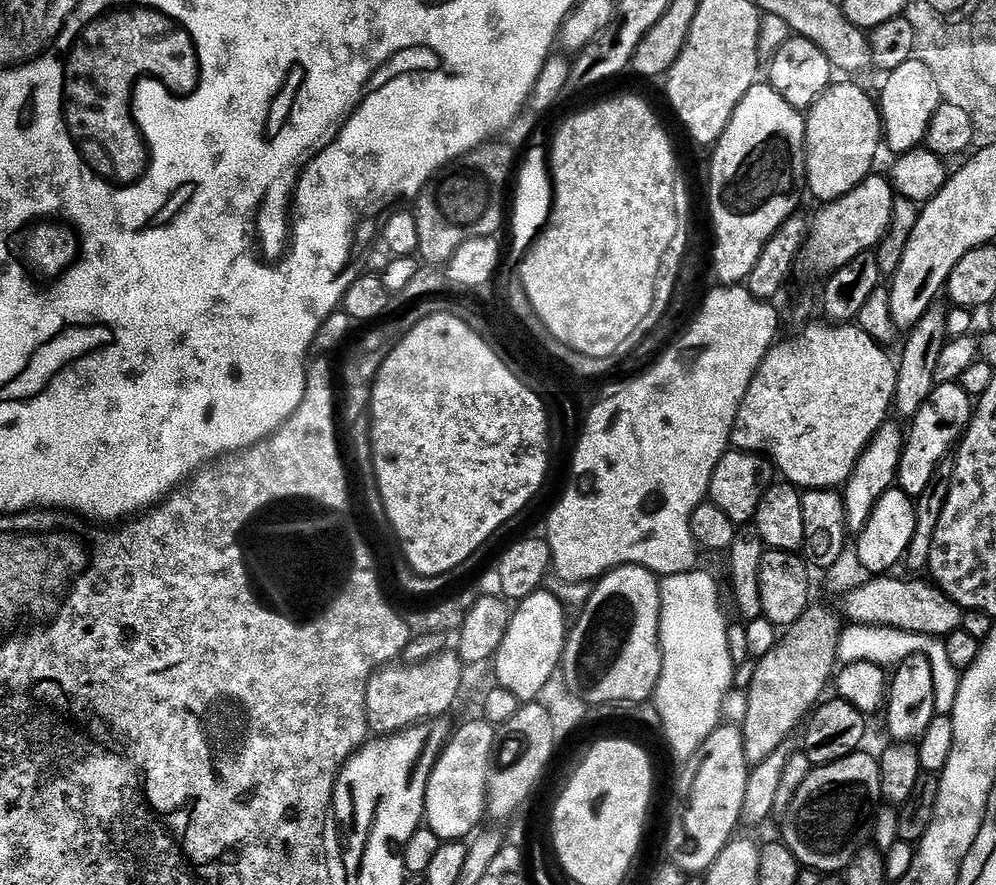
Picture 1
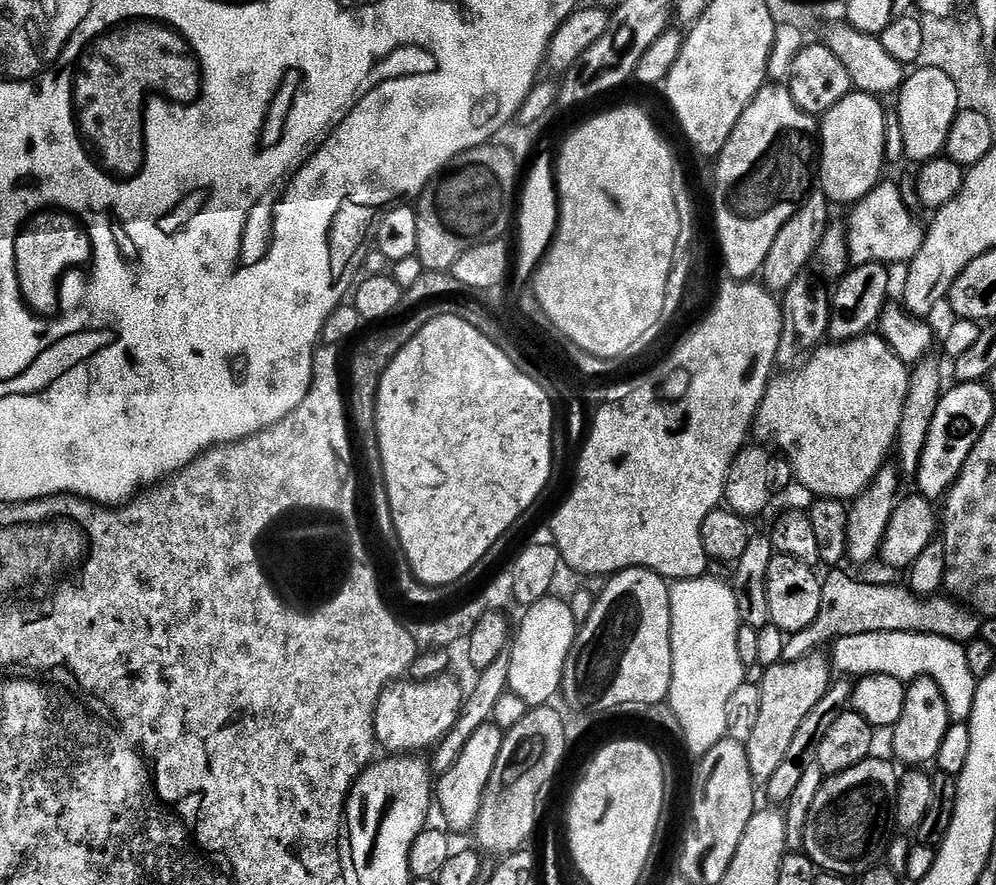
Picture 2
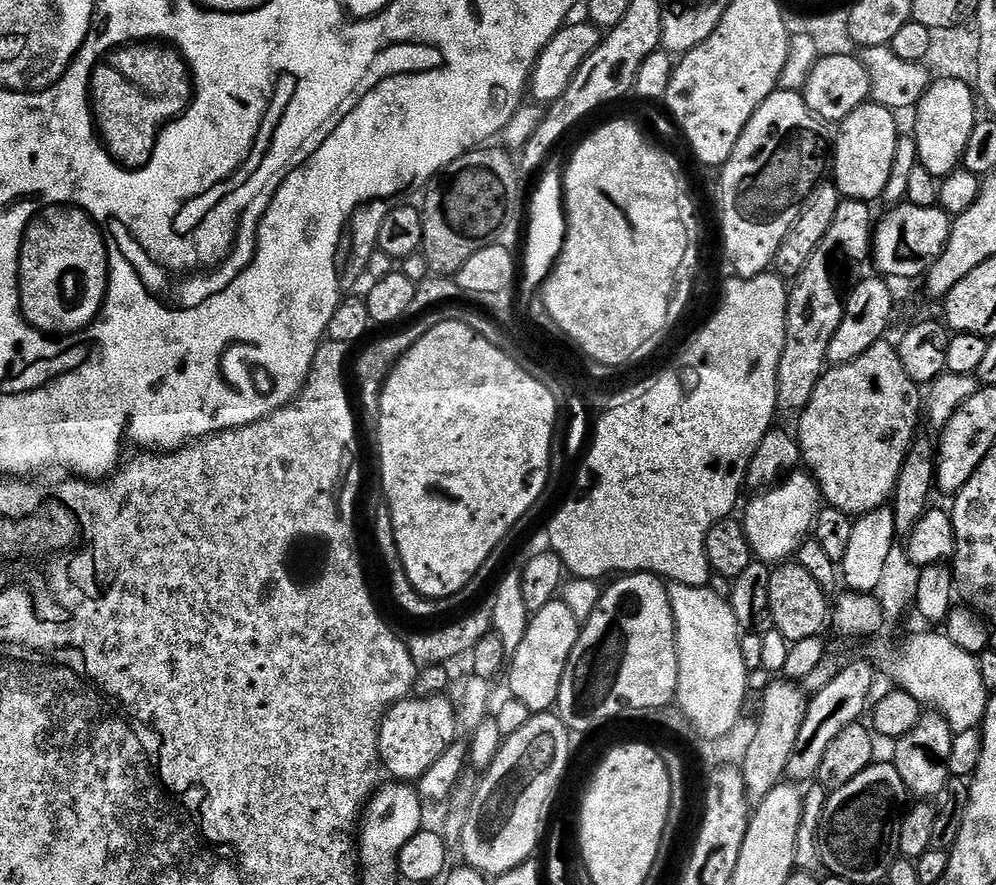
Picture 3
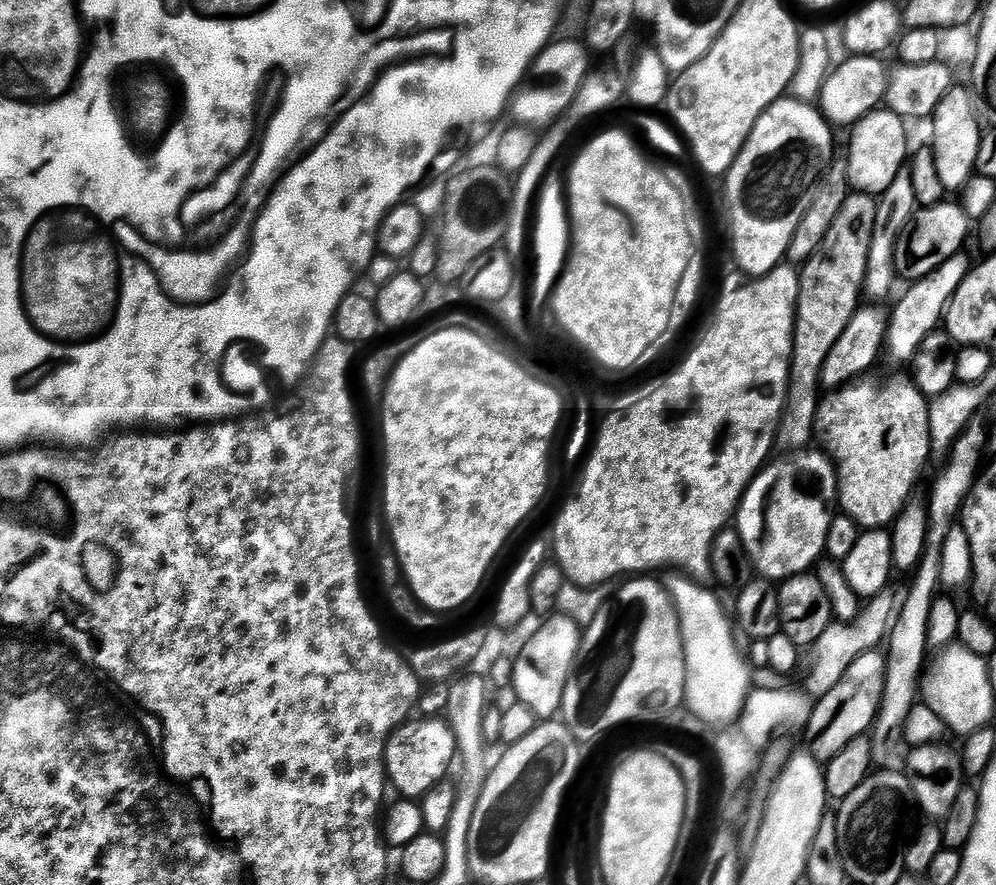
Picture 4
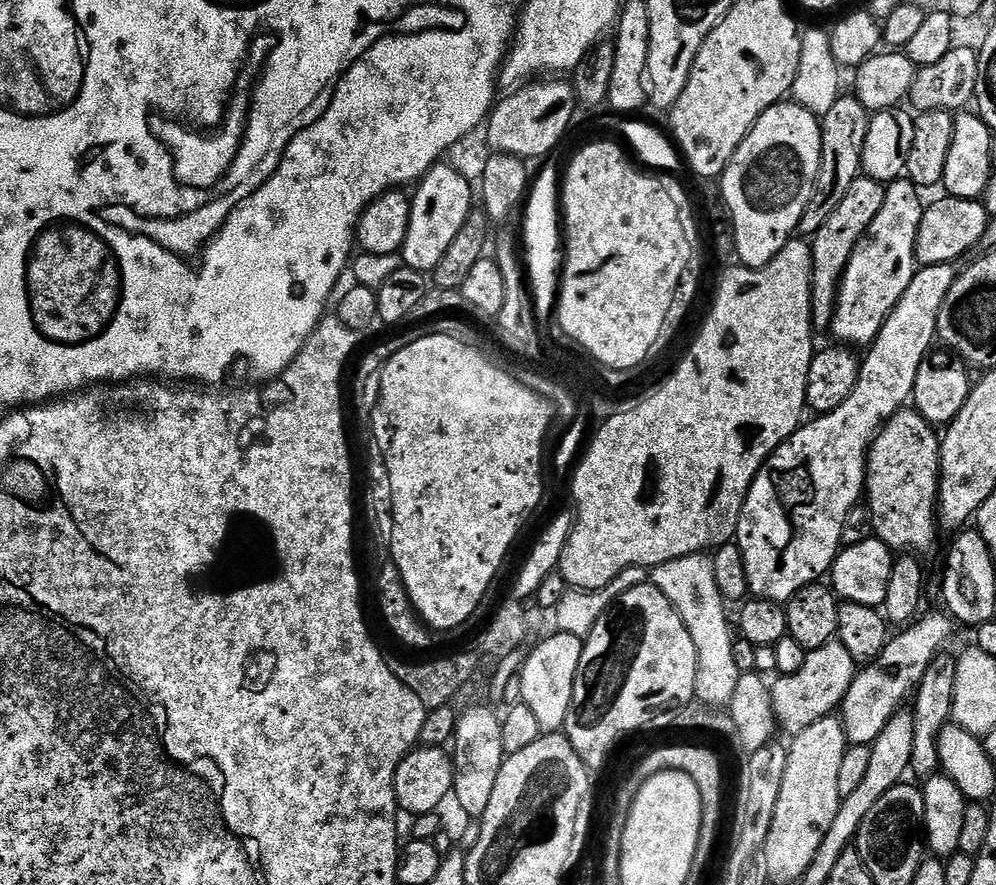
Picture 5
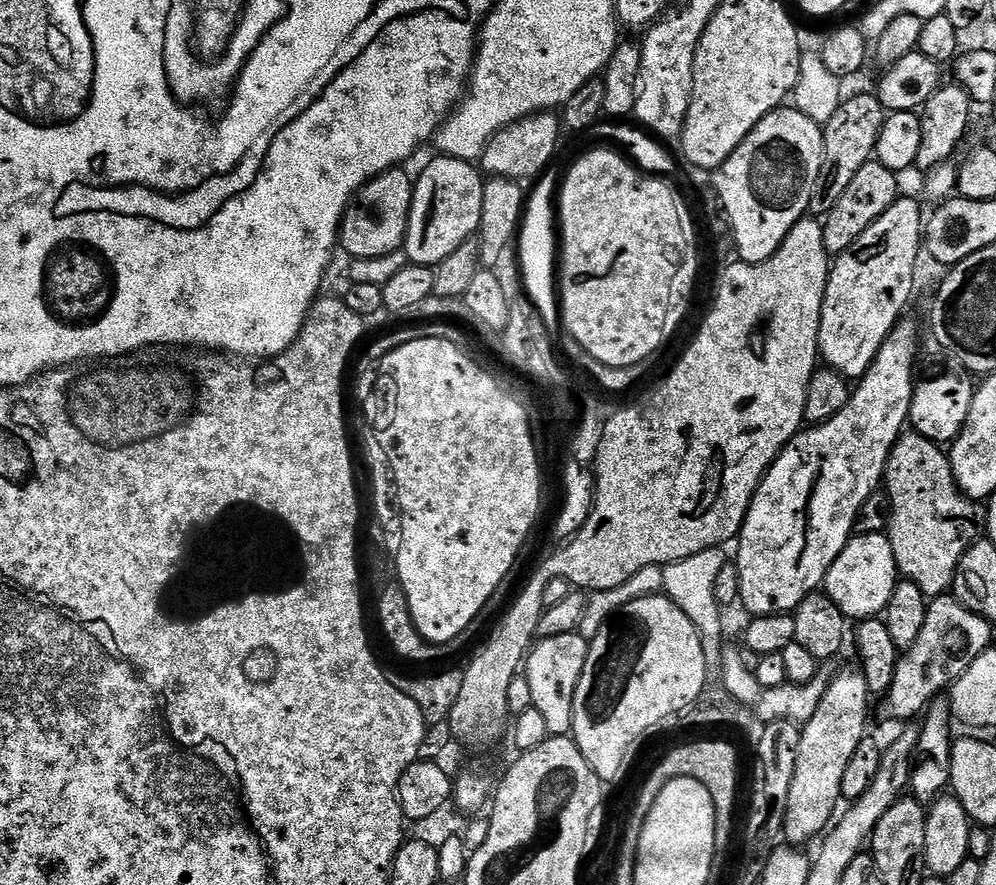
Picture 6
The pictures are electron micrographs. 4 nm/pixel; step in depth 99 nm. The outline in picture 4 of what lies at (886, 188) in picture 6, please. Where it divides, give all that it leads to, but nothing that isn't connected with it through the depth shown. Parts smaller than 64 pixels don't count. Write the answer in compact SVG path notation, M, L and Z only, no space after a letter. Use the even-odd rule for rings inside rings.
M849 191L846 202L840 204L838 214L834 218L834 222L830 222L830 230L826 230L826 238L822 238L822 246L818 246L818 250L814 250L814 254L810 254L810 258L805 260L799 269L800 289L798 290L798 302L796 303L796 321L794 322L794 342L792 343L792 371L790 373L790 383L788 386L788 401L784 404L784 416L780 419L780 430L778 433L779 447L784 450L804 450L809 447L808 444L812 440L812 431L817 431L816 415L820 409L822 399L822 388L820 383L820 375L822 374L822 366L826 362L826 354L830 354L830 350L834 350L834 342L838 342L838 338L842 338L842 330L846 330L846 326L850 326L850 318L854 318L856 309L861 307L862 293L864 290L864 279L866 278L866 266L868 265L868 255L870 254L870 242L874 234L874 222L878 222L878 200L877 197L871 196L868 192Z

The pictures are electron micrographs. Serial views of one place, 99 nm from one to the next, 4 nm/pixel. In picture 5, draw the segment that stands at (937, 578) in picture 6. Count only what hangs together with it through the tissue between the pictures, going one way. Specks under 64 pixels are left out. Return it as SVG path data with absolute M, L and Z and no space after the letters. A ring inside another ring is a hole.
M905 406L895 412L868 448L868 469L864 472L866 507L872 515L875 539L900 554L921 554L932 548L932 535L938 532L938 497L940 494L940 441L937 429L922 418L915 407Z

